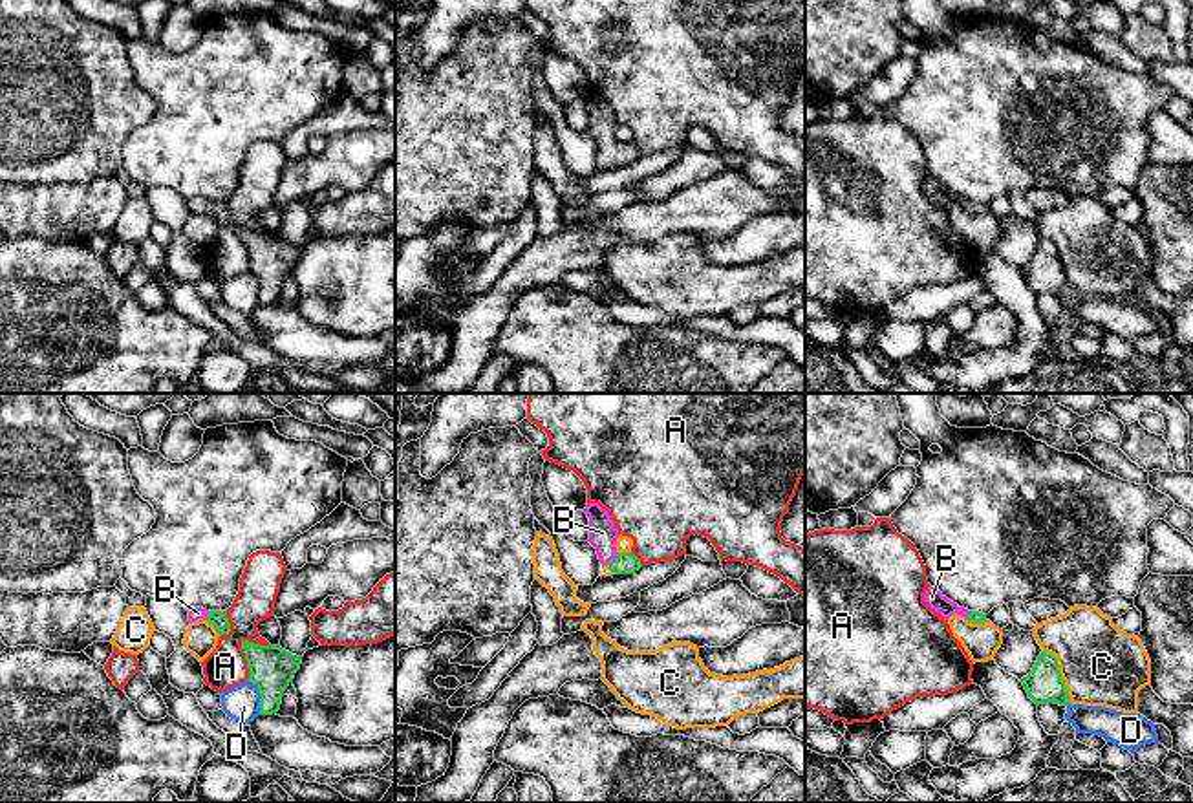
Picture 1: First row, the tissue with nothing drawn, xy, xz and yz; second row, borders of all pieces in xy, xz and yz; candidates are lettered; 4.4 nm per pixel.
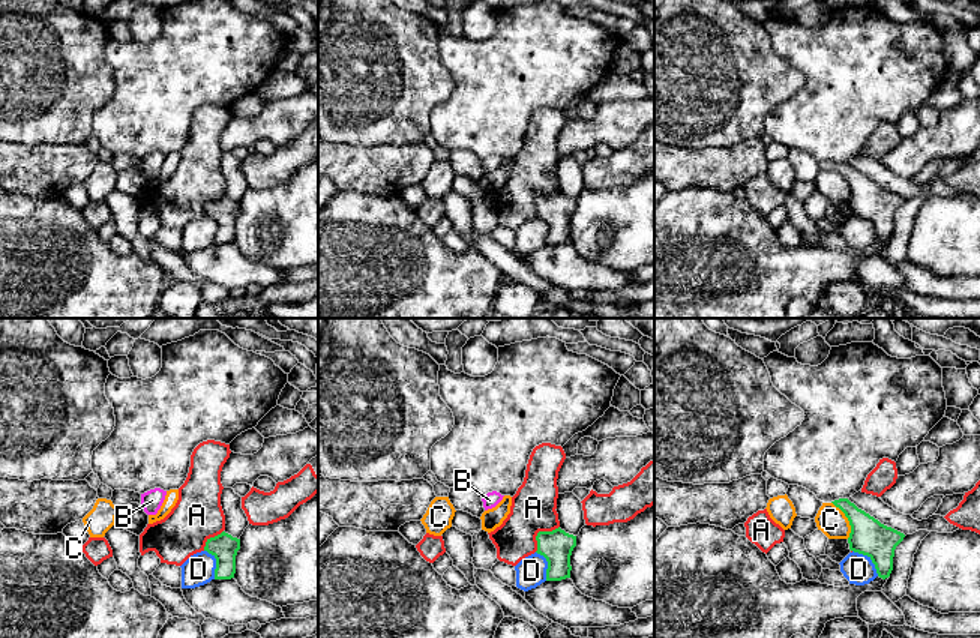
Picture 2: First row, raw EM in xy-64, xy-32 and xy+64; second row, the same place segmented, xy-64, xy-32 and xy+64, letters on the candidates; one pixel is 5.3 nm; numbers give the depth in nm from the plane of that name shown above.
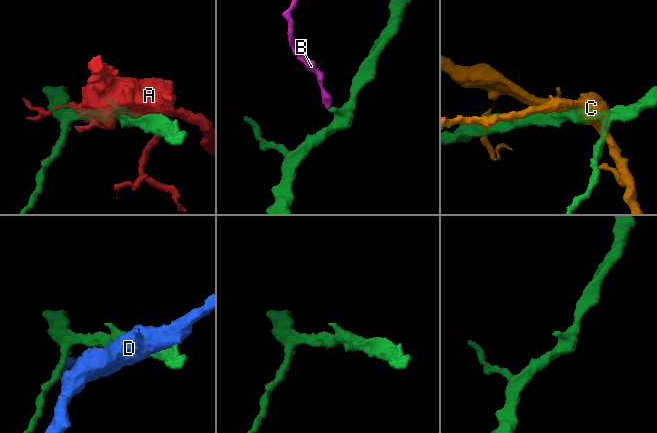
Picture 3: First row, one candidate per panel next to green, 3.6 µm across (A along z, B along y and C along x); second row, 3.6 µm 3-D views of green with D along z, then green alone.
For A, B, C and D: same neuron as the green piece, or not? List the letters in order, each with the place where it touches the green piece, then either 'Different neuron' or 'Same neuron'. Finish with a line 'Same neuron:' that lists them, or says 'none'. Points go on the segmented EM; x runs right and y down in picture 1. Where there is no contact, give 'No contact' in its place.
A: Touches green at xy (242, 648). Different neuron
B: Touches green at xz (615, 558). Same neuron
C: Touches green at yz (1060, 675). Different neuron
D: Touches green at xy (260, 697). Different neuron
Same neuron: B

